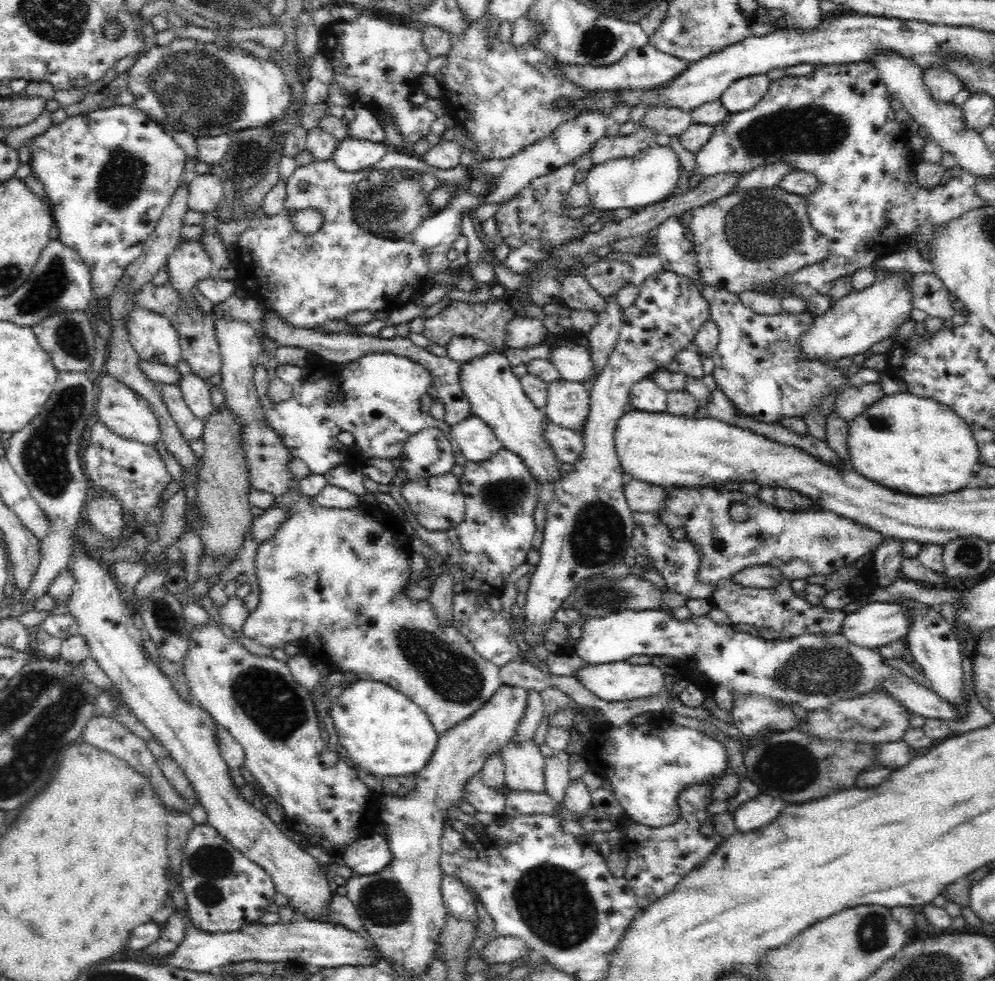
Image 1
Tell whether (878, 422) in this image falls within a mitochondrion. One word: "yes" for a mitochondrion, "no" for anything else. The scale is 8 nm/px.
yes

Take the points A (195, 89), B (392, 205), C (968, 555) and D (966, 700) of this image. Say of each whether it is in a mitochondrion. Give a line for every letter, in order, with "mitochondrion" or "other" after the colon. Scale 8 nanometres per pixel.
A: mitochondrion
B: mitochondrion
C: mitochondrion
D: other

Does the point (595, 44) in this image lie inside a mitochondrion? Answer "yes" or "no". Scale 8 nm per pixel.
yes

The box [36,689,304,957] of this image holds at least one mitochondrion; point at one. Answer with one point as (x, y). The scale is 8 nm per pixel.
(212, 865)

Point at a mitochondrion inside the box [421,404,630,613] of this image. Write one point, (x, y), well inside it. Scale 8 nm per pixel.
(598, 536)

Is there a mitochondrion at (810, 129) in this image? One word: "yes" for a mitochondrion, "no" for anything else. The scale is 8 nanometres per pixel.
yes

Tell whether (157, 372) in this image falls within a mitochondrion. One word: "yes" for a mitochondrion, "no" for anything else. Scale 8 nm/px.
no

